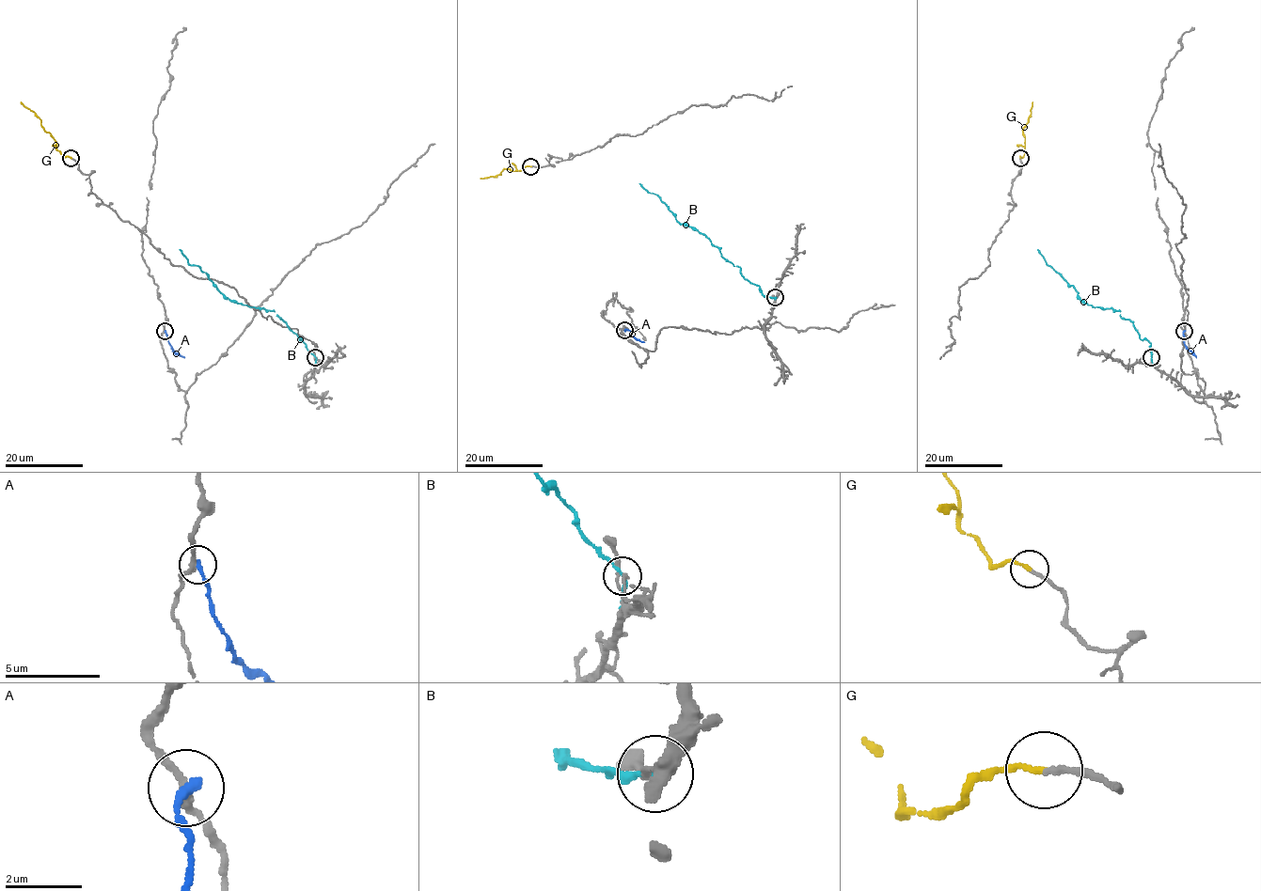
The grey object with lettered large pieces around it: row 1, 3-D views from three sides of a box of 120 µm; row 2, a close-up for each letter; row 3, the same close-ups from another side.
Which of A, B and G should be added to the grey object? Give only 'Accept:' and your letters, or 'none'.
Accept: G

